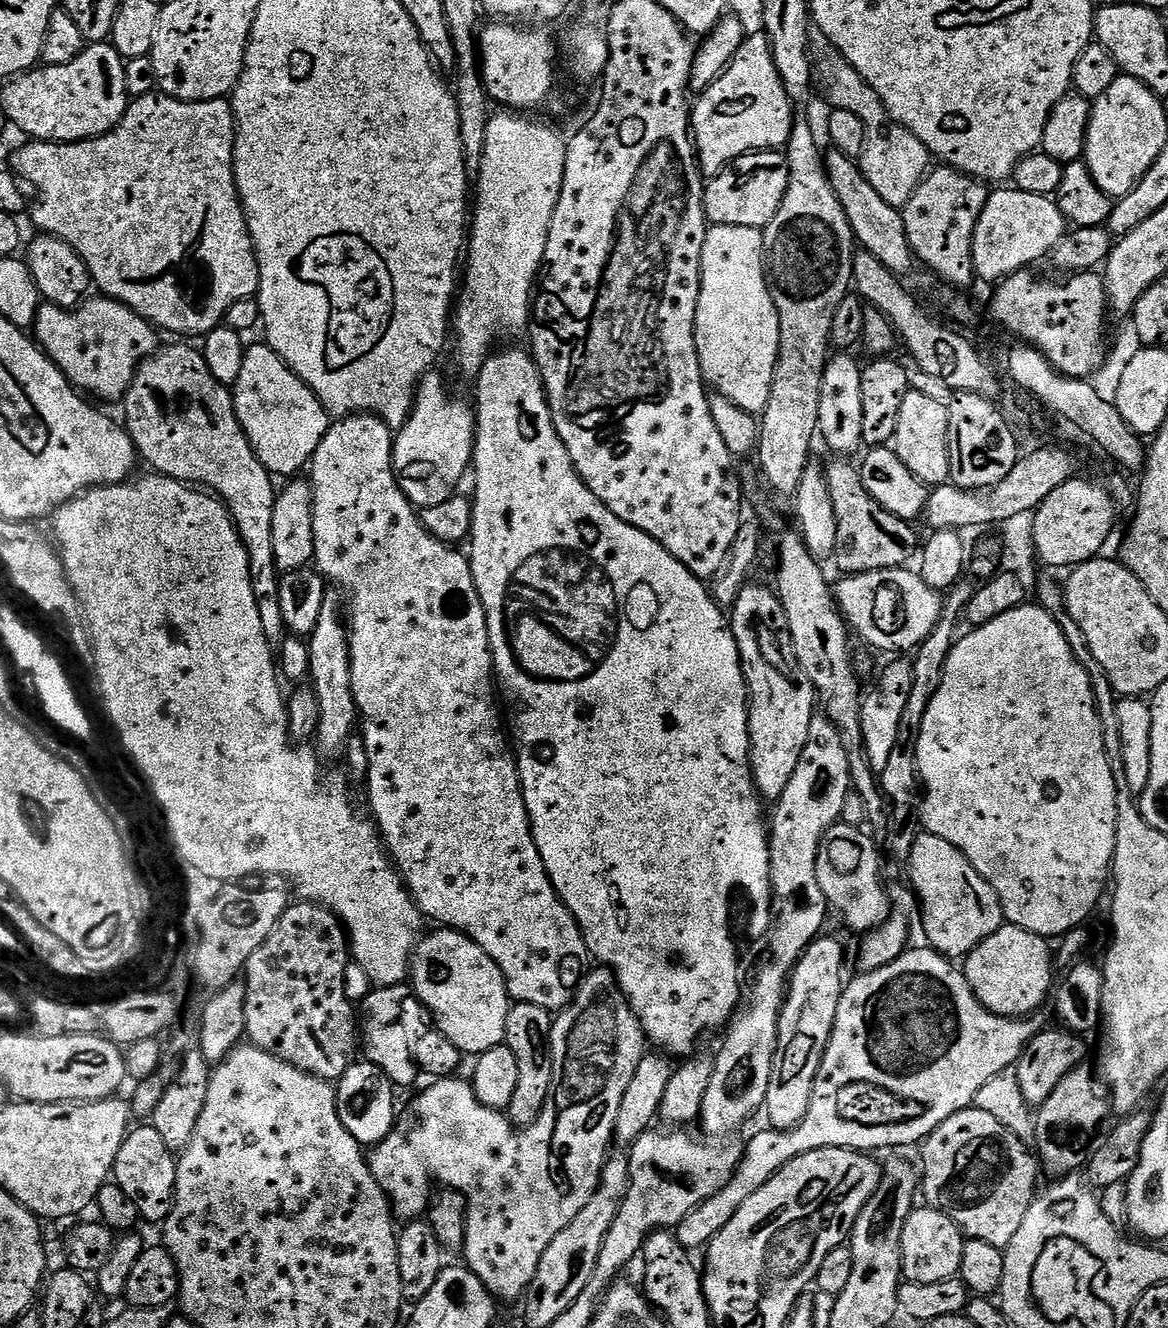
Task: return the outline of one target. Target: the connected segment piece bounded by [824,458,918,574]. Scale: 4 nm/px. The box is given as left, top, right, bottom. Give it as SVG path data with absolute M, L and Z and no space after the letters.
M832 458L832 461L827 461L824 477L826 478L826 486L830 494L830 502L834 502L834 514L836 515L836 525L838 526L838 542L836 543L836 555L834 557L834 564L841 568L841 573L855 574L858 572L877 572L878 570L886 570L887 568L902 568L909 563L908 559L915 557L918 552L918 540L916 544L916 532L911 523L902 518L898 518L894 514L890 514L890 510L886 510L880 503L878 503L870 493L866 490L866 486L860 477L860 469L851 459L848 458Z

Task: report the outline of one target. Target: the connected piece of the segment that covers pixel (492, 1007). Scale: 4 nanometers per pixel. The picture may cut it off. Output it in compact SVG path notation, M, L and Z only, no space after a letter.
M441 927L416 945L410 965L410 984L418 999L431 1010L435 1027L461 1054L475 1058L504 1043L510 1007L508 984L502 970L470 937L454 928Z

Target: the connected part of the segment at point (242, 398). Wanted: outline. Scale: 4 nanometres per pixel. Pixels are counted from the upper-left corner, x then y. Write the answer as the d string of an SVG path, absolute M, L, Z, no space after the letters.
M259 343L245 347L242 371L231 389L234 410L262 466L273 477L292 478L311 465L312 455L328 433L330 417L311 386L267 343Z

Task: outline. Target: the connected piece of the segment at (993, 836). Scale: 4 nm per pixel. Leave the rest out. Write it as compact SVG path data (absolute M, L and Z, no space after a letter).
M1025 602L1019 608L994 618L994 622L972 628L969 633L969 636L961 635L953 644L938 690L922 718L920 737L916 739L916 770L919 783L925 788L924 805L921 808L919 805L918 820L922 828L924 823L923 831L927 835L953 844L972 863L974 870L986 878L988 885L998 894L1007 923L1045 938L1060 938L1065 932L1079 929L1083 925L1080 923L1095 910L1104 887L1106 892L1116 845L1116 783L1106 758L1092 680L1074 658L1070 642L1066 642L1066 634L1062 634L1055 615L1041 608L1039 603Z

